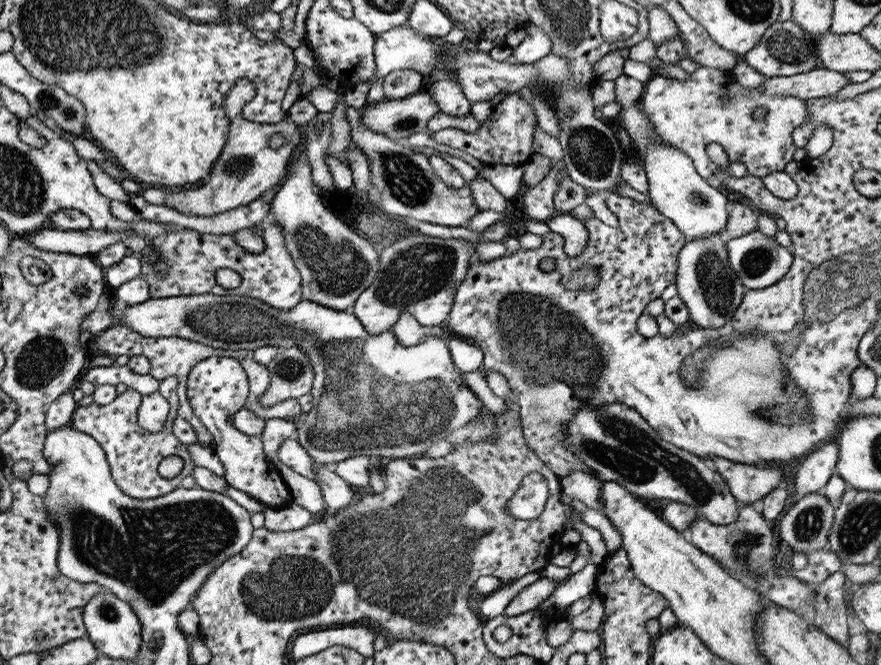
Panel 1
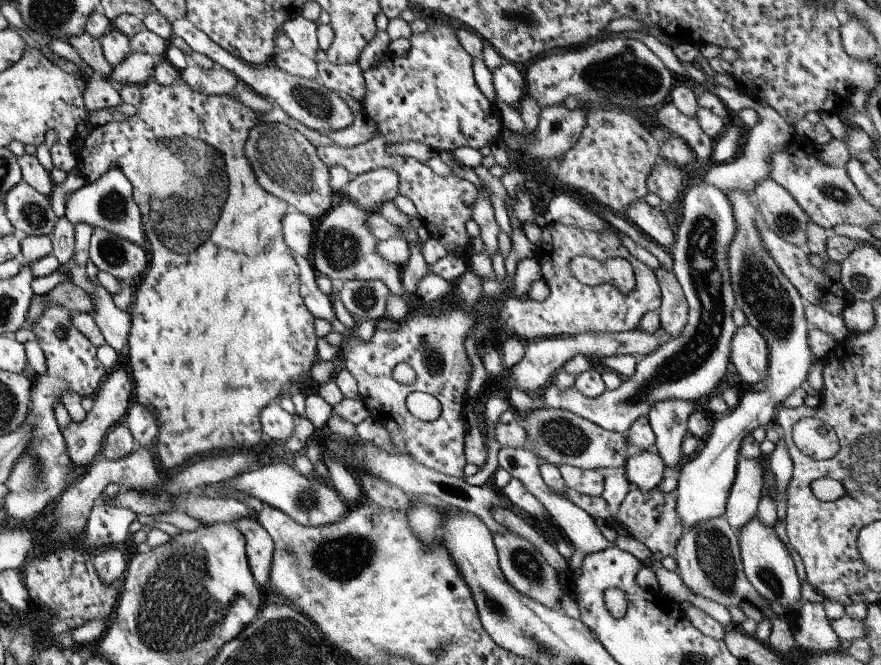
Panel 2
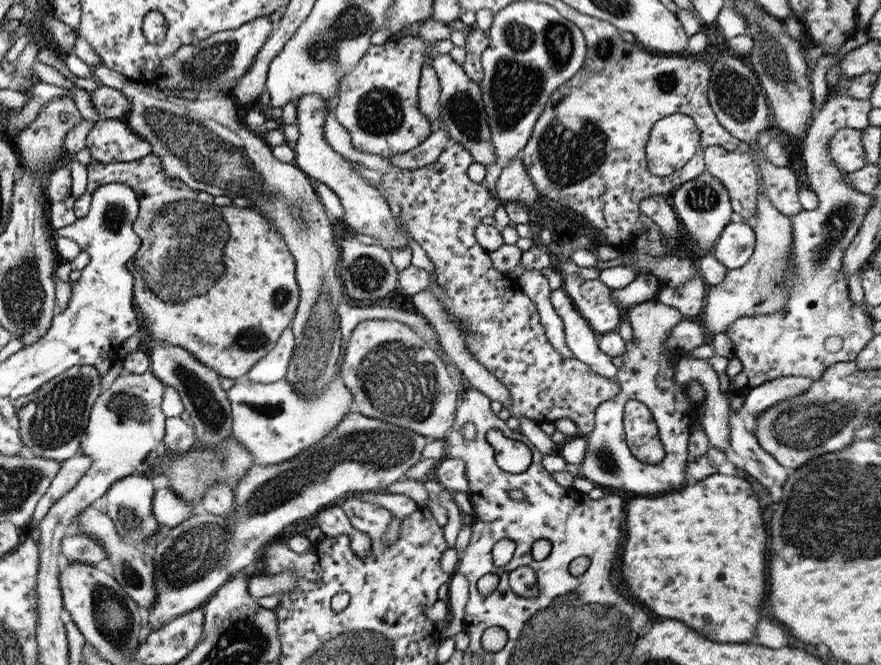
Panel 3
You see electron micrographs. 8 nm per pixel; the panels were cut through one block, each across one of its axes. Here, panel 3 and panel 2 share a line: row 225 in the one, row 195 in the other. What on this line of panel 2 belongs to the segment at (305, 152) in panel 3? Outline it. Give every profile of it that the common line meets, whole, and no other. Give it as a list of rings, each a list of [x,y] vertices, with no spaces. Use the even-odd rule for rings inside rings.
[[[389,168],[361,173],[344,186],[344,197],[355,202],[367,214],[379,212],[379,206],[398,194],[399,176]]]

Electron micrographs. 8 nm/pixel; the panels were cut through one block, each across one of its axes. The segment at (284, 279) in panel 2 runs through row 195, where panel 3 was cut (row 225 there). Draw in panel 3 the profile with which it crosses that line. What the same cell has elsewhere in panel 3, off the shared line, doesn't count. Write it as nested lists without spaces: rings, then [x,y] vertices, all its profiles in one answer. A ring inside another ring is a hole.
[[[151,153],[129,162],[105,164],[91,160],[85,168],[84,192],[91,194],[95,188],[111,183],[125,184],[135,192],[138,214],[132,229],[140,238],[140,247],[125,268],[133,276],[134,310],[149,338],[183,348],[199,364],[214,370],[219,378],[243,378],[275,346],[279,335],[290,326],[298,305],[295,262],[275,226],[251,208],[215,206],[212,195],[191,190],[181,180],[167,177],[161,159]]]

